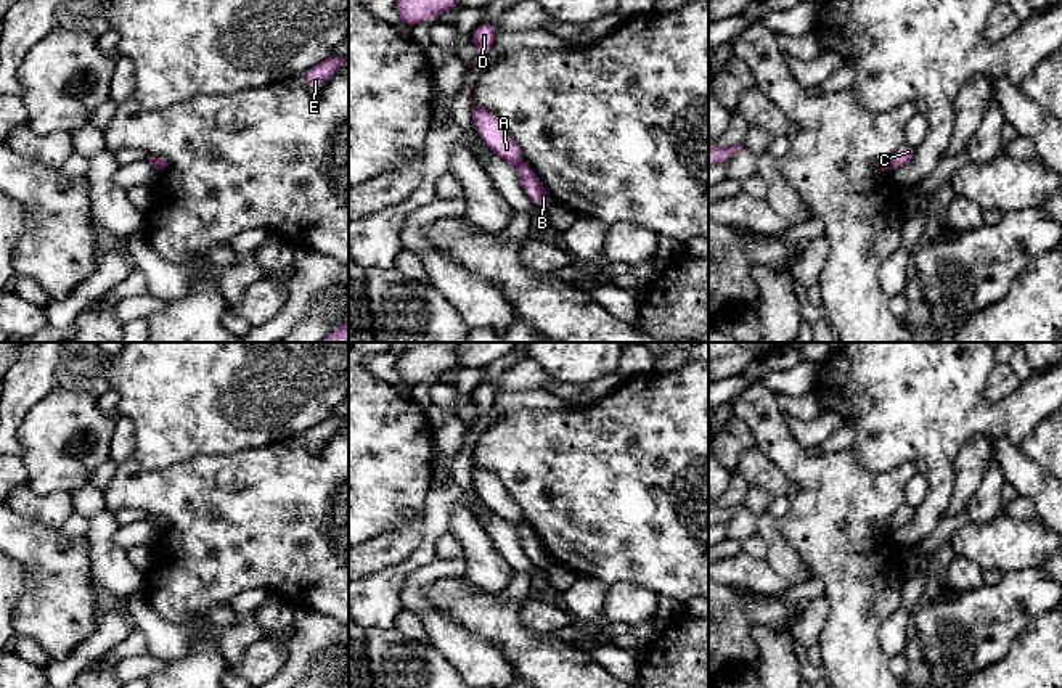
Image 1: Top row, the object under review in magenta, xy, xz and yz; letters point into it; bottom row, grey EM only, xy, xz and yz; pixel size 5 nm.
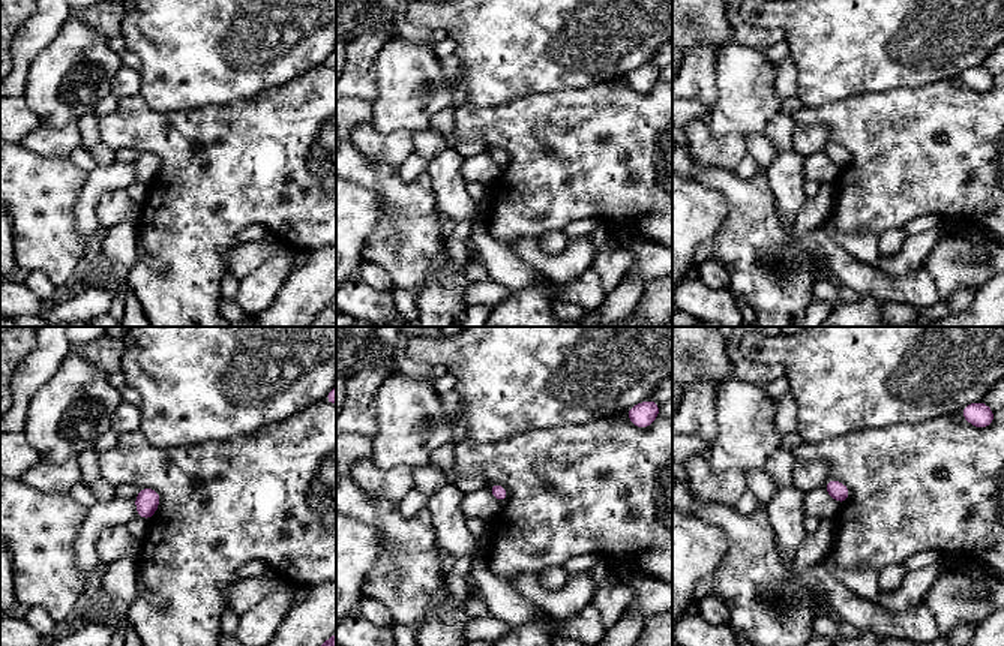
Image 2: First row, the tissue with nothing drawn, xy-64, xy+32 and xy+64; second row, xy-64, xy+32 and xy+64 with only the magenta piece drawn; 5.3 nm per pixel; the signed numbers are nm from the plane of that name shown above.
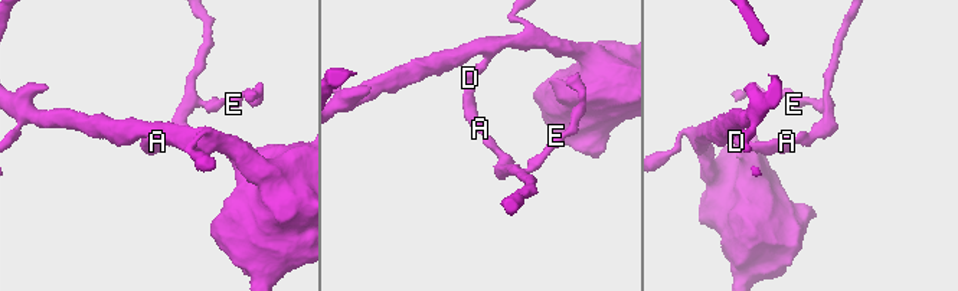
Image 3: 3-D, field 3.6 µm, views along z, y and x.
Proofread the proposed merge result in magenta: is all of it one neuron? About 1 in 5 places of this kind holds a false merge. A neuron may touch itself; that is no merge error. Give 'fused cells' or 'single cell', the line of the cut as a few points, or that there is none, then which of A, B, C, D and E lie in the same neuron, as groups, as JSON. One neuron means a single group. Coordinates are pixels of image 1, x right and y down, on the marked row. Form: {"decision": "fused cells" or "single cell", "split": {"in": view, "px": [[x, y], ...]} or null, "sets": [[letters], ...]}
{"decision": "fused cells", "split": {"in": "yz", "px": [[887, 161], [892, 167]]}, "sets": [["A", "D"], ["B", "C", "E"]]}

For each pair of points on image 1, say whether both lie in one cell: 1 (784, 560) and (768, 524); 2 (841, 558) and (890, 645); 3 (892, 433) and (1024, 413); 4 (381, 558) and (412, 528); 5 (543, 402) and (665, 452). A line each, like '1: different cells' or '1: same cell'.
1: same cell
2: different cells
3: same cell
4: same cell
5: different cells

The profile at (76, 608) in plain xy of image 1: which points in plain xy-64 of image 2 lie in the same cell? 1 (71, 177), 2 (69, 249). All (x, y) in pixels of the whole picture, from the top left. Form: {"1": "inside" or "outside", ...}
{"1": "inside", "2": "inside"}

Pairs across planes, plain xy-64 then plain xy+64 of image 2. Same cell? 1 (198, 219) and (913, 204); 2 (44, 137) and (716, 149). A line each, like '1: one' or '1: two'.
1: one
2: one

